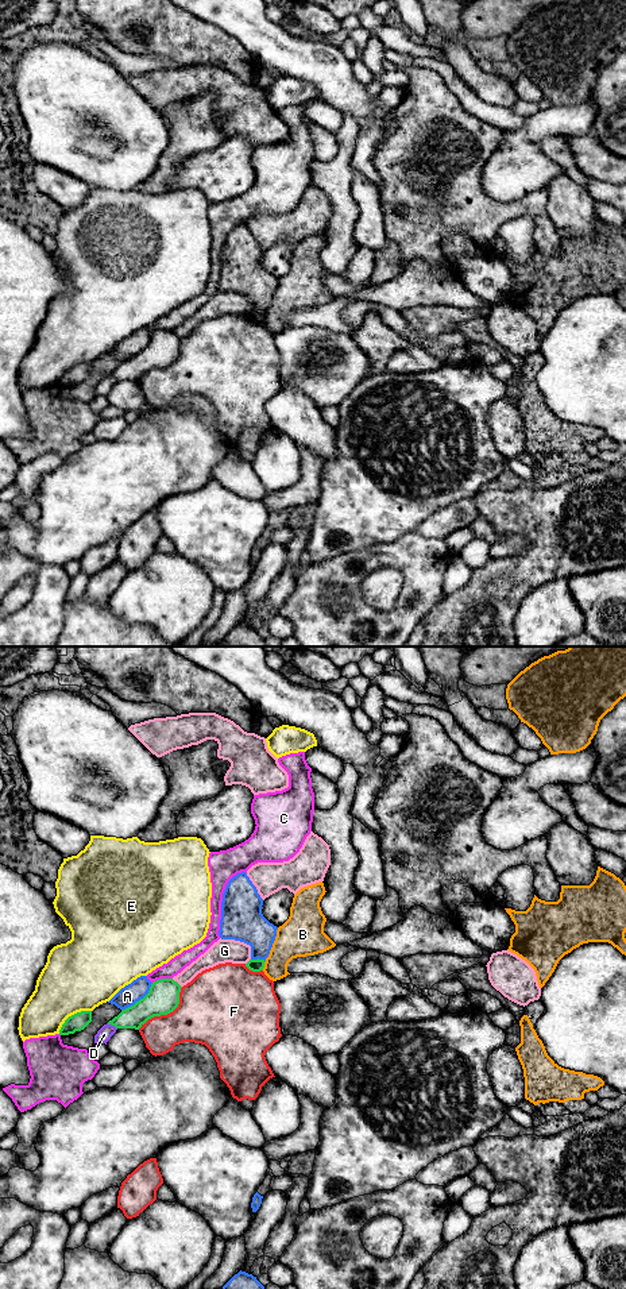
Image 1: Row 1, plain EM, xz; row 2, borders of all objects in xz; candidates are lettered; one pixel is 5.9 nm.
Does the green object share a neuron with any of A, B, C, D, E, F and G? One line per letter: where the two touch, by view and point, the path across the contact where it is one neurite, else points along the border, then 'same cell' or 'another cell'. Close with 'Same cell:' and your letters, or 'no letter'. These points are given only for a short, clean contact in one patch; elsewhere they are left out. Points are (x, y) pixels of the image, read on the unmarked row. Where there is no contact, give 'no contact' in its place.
A: meets green in xz at (140, 351); another cell
B: meets green in xz at (263, 317); border along xz (266, 313), (262, 321); another cell
C: meets green in xz at (162, 331); another cell
D: meets green in xz at (112, 377); border along xz (107, 375), (116, 381); another cell
E: meets green in xz at (72, 367); another cell
F: meets green in xz at (166, 366); another cell
G: meets green in xz at (177, 335); another cell
Same cell: no letter

